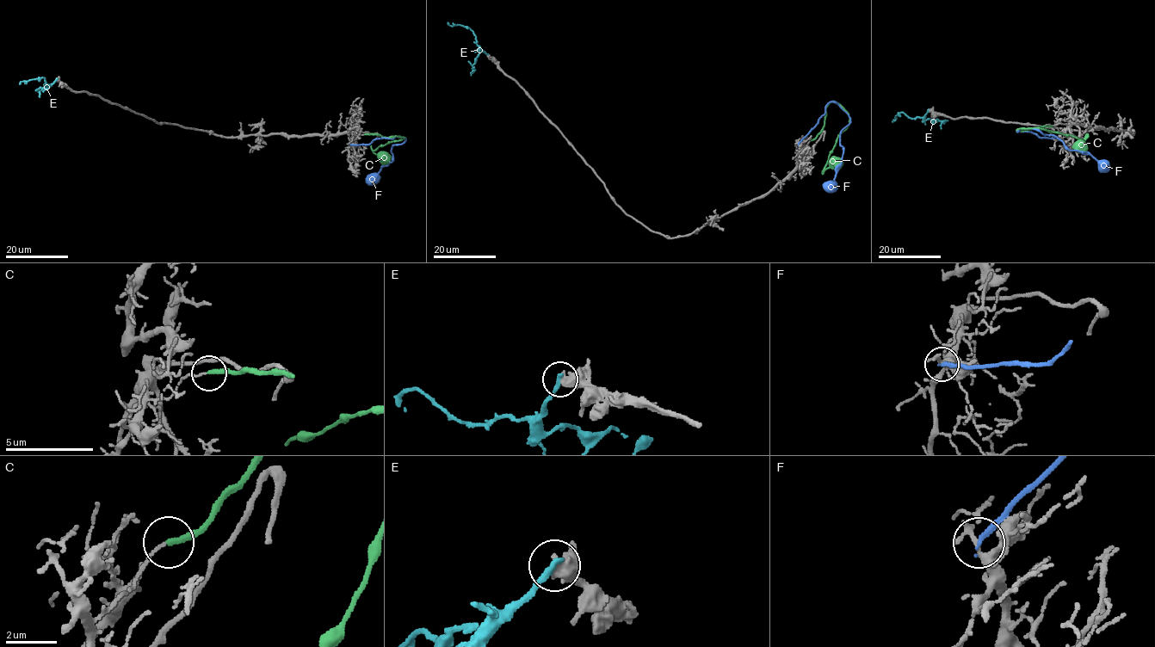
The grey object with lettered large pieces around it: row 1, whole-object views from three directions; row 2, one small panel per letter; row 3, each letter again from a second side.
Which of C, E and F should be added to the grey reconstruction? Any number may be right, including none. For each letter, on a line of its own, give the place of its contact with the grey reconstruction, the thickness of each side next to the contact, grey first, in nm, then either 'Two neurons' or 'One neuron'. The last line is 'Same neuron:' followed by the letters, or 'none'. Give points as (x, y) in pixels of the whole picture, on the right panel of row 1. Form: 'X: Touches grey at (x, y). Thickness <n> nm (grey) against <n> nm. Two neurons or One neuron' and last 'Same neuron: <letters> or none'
C: Touches grey at (1053, 126). Thickness 90 nm (grey) against 260 nm. Two neurons
E: Touches grey at (928, 110). Thickness 500 nm (grey) against 280 nm. Two neurons
F: Touches grey at (1055, 138). Thickness 240 nm (grey) against 220 nm. Two neurons
Same neuron: none

